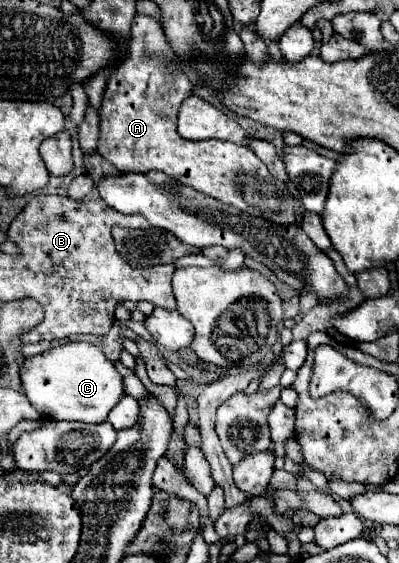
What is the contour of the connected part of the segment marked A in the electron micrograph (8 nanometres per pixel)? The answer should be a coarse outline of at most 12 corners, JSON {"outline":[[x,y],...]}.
{"outline":[[133,18],[99,154],[247,214],[297,224],[253,150],[179,136],[193,84],[159,22]]}

